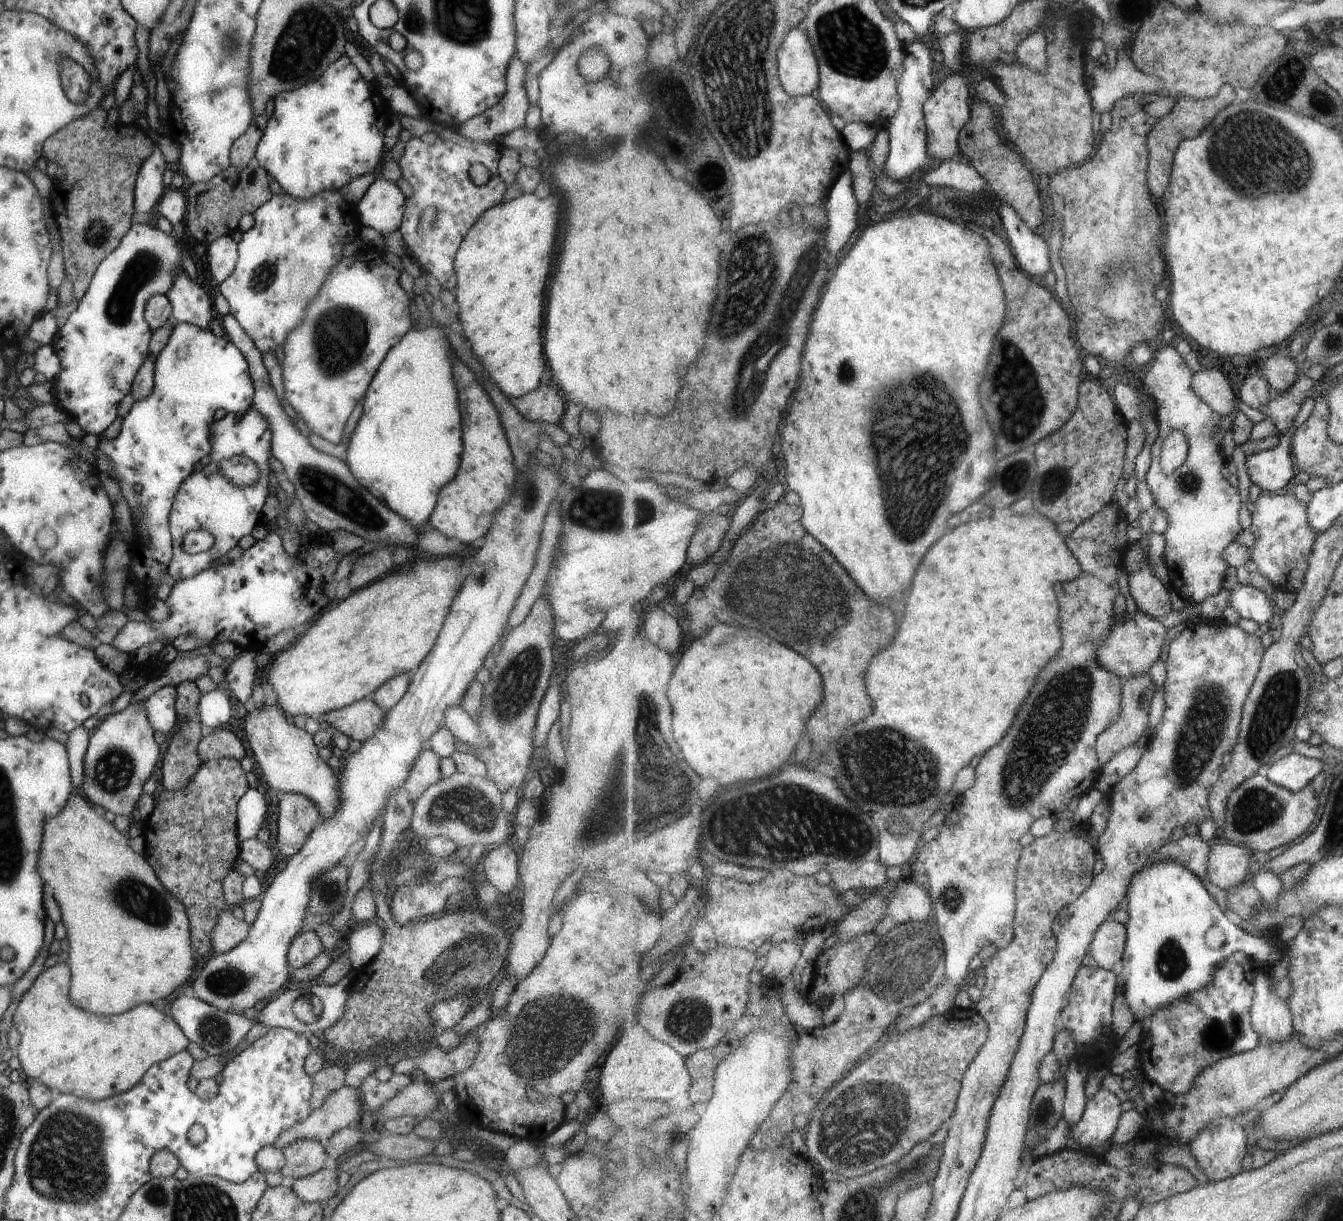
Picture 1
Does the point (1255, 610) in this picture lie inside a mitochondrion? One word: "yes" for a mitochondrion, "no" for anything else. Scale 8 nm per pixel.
no

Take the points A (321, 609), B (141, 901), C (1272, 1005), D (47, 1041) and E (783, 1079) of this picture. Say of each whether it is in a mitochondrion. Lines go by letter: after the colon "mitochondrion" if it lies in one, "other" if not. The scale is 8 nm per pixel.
A: other
B: mitochondrion
C: other
D: other
E: other

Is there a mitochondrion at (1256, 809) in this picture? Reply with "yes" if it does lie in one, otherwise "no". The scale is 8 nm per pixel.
yes

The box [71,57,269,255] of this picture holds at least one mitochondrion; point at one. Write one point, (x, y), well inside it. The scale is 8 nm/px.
(95, 232)

